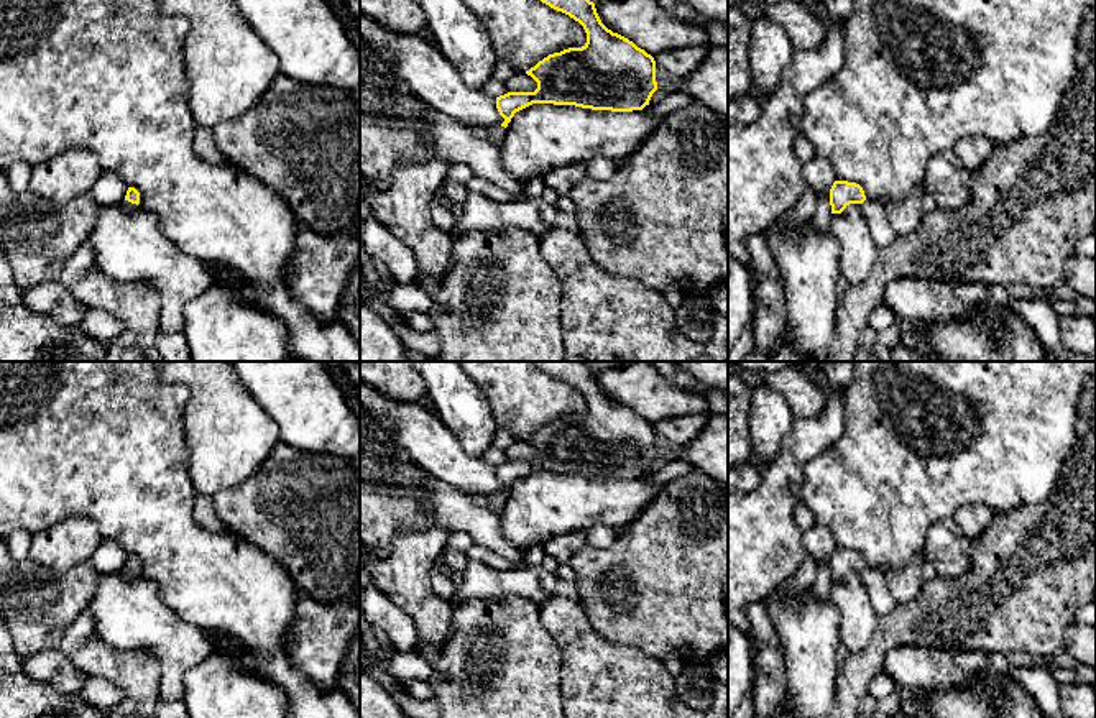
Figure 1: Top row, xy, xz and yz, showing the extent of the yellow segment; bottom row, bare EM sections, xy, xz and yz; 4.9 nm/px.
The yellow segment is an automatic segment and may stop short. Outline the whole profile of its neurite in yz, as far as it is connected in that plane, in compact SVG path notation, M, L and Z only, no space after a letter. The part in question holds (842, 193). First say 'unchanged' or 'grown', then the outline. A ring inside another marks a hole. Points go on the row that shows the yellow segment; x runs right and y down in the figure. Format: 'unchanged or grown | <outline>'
grown | M835 181L830 189L831 214L841 214L850 204L859 204L868 220L873 240L879 248L891 245L896 240L886 209L882 204L871 200L856 182Z

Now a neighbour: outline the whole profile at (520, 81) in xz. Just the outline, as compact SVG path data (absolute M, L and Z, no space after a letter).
M516 71L506 82L508 92L534 92L537 82L523 71Z

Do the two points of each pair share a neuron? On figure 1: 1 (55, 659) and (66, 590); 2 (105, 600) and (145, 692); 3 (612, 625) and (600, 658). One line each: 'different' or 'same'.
1: different
2: different
3: different

